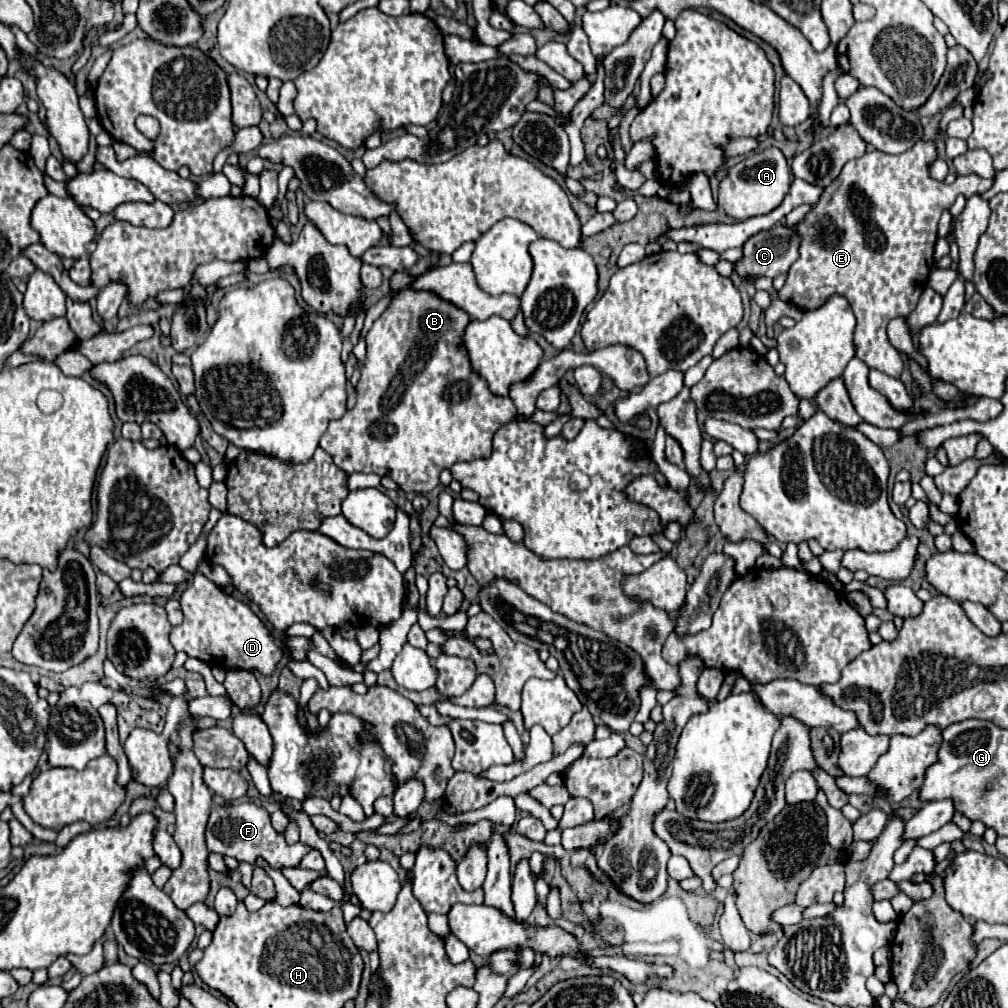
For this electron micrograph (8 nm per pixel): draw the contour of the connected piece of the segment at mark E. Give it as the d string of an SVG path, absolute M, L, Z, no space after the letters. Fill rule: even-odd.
M919 139L911 149L899 155L887 155L871 149L865 155L845 163L839 177L823 189L817 205L813 205L799 223L791 225L791 229L795 229L801 237L799 259L791 265L783 289L777 293L779 299L801 311L819 309L829 297L843 295L857 317L855 355L869 367L877 367L891 377L901 375L903 361L901 353L887 339L887 325L895 317L909 315L909 311L917 307L917 301L927 287L927 277L933 269L933 245L937 239L937 223L941 213L953 205L957 195L965 195L969 199L973 195L981 195L993 185L993 179L981 179L977 175L957 177L951 185L935 181L929 175L929 167L935 161L937 143Z

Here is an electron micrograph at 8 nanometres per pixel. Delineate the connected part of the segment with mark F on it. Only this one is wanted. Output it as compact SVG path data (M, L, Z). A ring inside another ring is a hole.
M251 801L239 803L239 805L221 805L221 807L215 807L211 811L205 835L207 835L207 849L209 851L215 851L219 855L231 855L237 861L247 861L247 863L253 863L255 857L261 855L275 869L297 867L299 861L303 859L303 855L311 851L311 847L305 845L305 843L295 843L295 845L289 847L285 843L285 837L279 835L271 827L269 813L263 807L259 807L259 805L251 803Z

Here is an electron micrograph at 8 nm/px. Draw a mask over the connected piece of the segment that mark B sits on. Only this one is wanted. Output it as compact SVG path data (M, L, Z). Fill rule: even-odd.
M403 289L393 299L393 303L373 323L371 331L365 337L365 341L367 341L367 361L365 361L365 367L361 371L361 379L357 383L357 403L355 403L355 407L351 411L347 411L341 419L331 421L329 429L321 437L321 449L325 449L333 457L333 461L339 469L343 469L347 475L351 475L351 473L377 473L381 477L389 475L405 493L429 493L431 489L435 489L439 485L439 473L443 471L443 467L451 467L457 461L473 461L473 459L479 459L479 457L489 457L493 433L501 425L513 421L513 417L517 415L517 409L513 407L513 401L509 397L493 395L489 391L487 383L477 373L471 371L469 359L465 359L465 349L459 347L461 345L461 331L467 327L469 321L471 321L471 317L465 311L457 309L455 305L451 305L443 299L437 299L437 295L433 295L429 291Z

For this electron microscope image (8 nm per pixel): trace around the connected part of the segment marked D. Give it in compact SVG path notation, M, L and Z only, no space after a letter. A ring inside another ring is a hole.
M195 575L189 587L181 593L181 609L183 623L173 627L171 643L175 651L183 651L189 657L197 657L211 667L225 669L247 669L259 671L265 677L271 677L277 669L277 663L287 653L293 661L305 661L307 653L315 649L311 637L287 637L281 639L271 635L267 625L251 611L251 607L243 601L237 601L229 593L225 593L219 585L209 581L203 575Z

